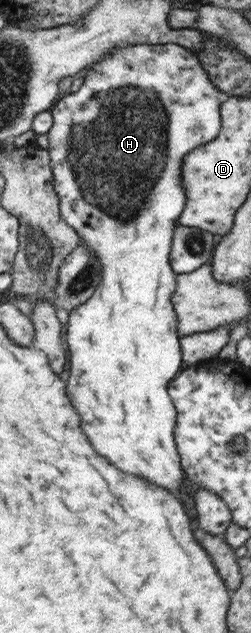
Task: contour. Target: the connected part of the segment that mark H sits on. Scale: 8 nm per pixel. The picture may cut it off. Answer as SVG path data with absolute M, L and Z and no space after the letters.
M138 44L115 48L111 54L88 67L83 82L72 94L61 96L49 109L52 126L47 132L48 154L51 155L52 173L55 174L55 193L59 198L59 213L64 221L79 234L93 258L100 264L100 283L92 295L73 310L68 312L68 393L72 393L72 401L76 401L76 409L80 409L80 417L84 417L84 429L88 429L88 437L96 441L96 449L112 461L112 465L120 465L124 473L132 473L136 477L148 477L148 481L156 481L156 485L164 489L178 489L182 483L182 468L176 453L172 430L174 429L175 409L172 405L166 386L168 381L178 373L182 360L178 349L176 335L177 317L173 309L172 295L177 287L176 274L170 267L168 255L176 219L184 207L184 189L180 179L182 157L194 147L204 146L218 136L220 130L219 105L228 96L213 84L207 70L196 53L176 44Z

